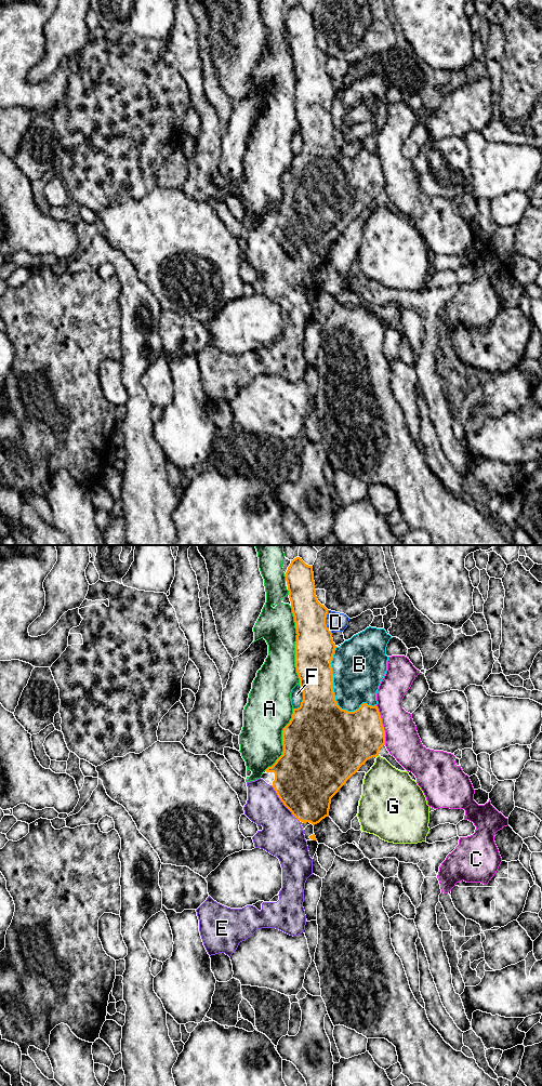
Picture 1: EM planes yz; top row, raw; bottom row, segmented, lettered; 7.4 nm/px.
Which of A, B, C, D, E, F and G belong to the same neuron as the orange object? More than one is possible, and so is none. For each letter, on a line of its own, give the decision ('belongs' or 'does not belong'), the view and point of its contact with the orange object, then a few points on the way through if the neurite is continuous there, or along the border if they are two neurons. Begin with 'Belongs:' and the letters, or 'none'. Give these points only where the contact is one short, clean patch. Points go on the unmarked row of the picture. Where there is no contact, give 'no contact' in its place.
Belongs: E
A: does not belong; meets orange in yz at (295, 91)
B: does not belong; meets orange in yz at (333, 141)
C: does not belong; meets orange in yz at (382, 171)
D: does not belong; meets orange in yz at (325, 68)
E: belongs; meets orange in yz at (283, 250)
F: does not belong; meets orange in yz at (303, 144)
G: does not belong; meets orange in yz at (377, 201)

